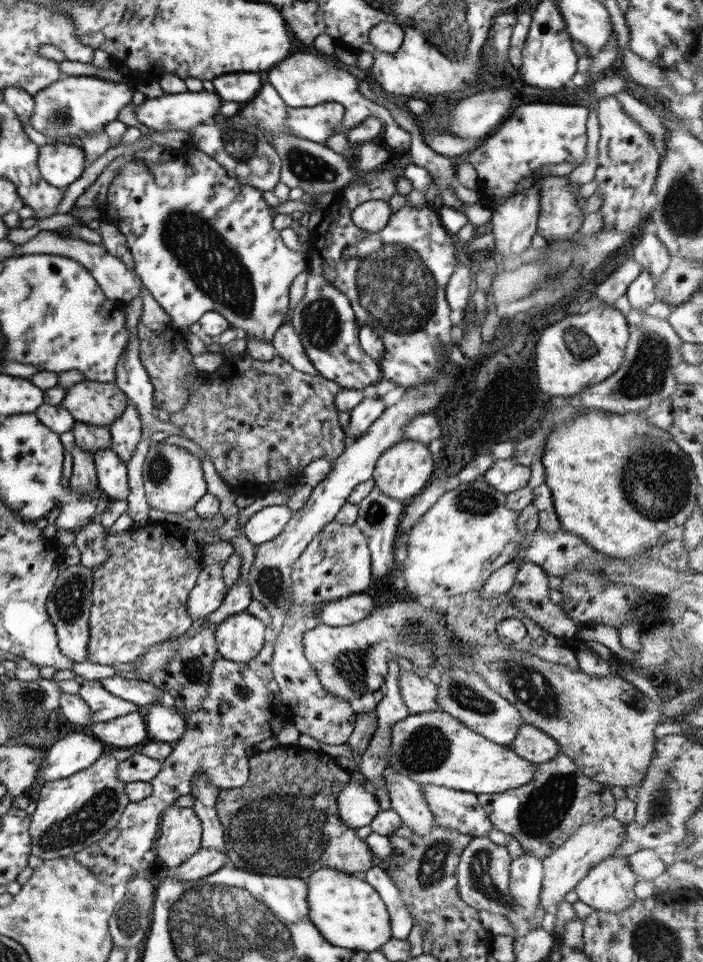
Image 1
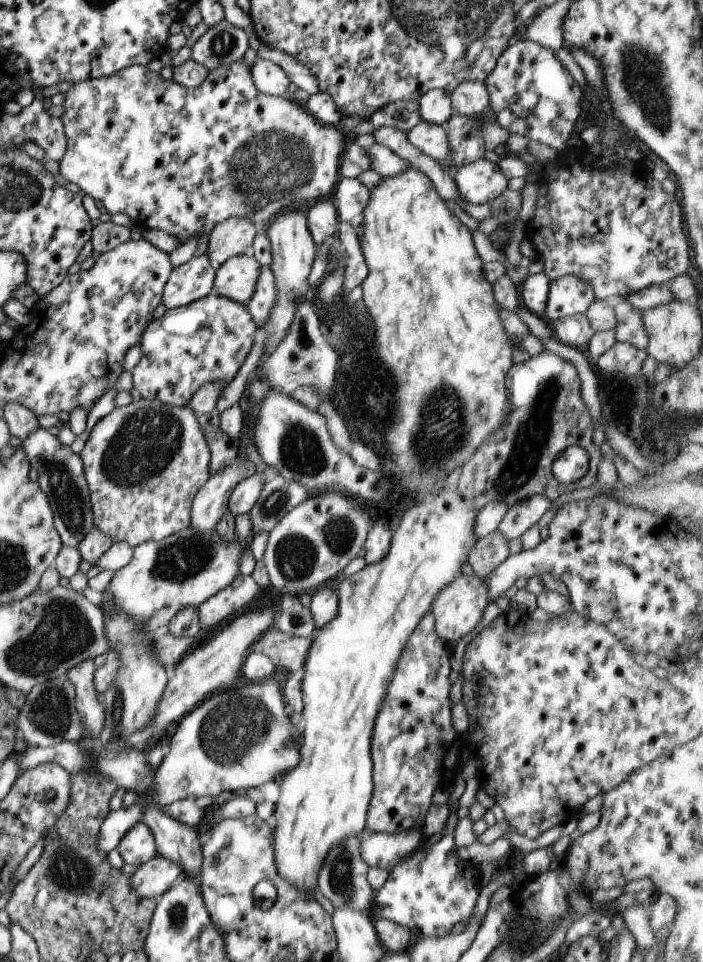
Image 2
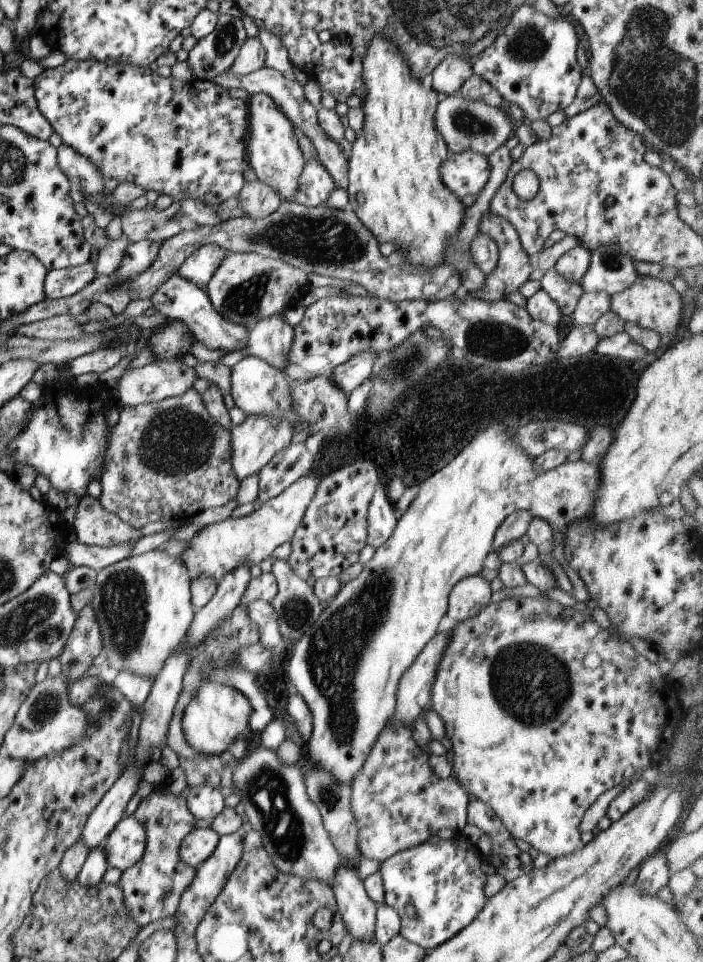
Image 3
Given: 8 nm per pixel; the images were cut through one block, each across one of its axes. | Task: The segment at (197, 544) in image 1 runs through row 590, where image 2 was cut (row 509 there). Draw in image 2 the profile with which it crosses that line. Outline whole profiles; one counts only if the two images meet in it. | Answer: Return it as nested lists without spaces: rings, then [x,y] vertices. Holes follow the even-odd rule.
[[[141,398],[132,400],[132,402],[124,407],[115,407],[109,415],[104,416],[96,423],[96,425],[94,425],[85,442],[85,446],[79,455],[83,462],[89,495],[91,496],[95,527],[98,530],[101,530],[104,534],[107,534],[112,539],[113,543],[124,541],[128,542],[128,544],[134,548],[146,541],[164,540],[170,535],[190,527],[191,504],[193,503],[193,498],[210,478],[209,462],[211,459],[211,452],[197,417],[197,414],[189,406],[180,409],[178,407],[164,404],[158,400],[148,401],[147,399]]]

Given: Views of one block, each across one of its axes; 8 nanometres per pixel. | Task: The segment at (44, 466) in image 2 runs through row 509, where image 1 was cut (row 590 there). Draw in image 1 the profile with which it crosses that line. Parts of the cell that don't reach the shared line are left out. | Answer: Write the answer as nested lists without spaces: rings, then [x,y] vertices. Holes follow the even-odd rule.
[[[82,564],[62,566],[50,596],[46,599],[46,609],[57,632],[58,646],[64,656],[75,663],[88,660],[89,613],[92,605],[93,570]]]

